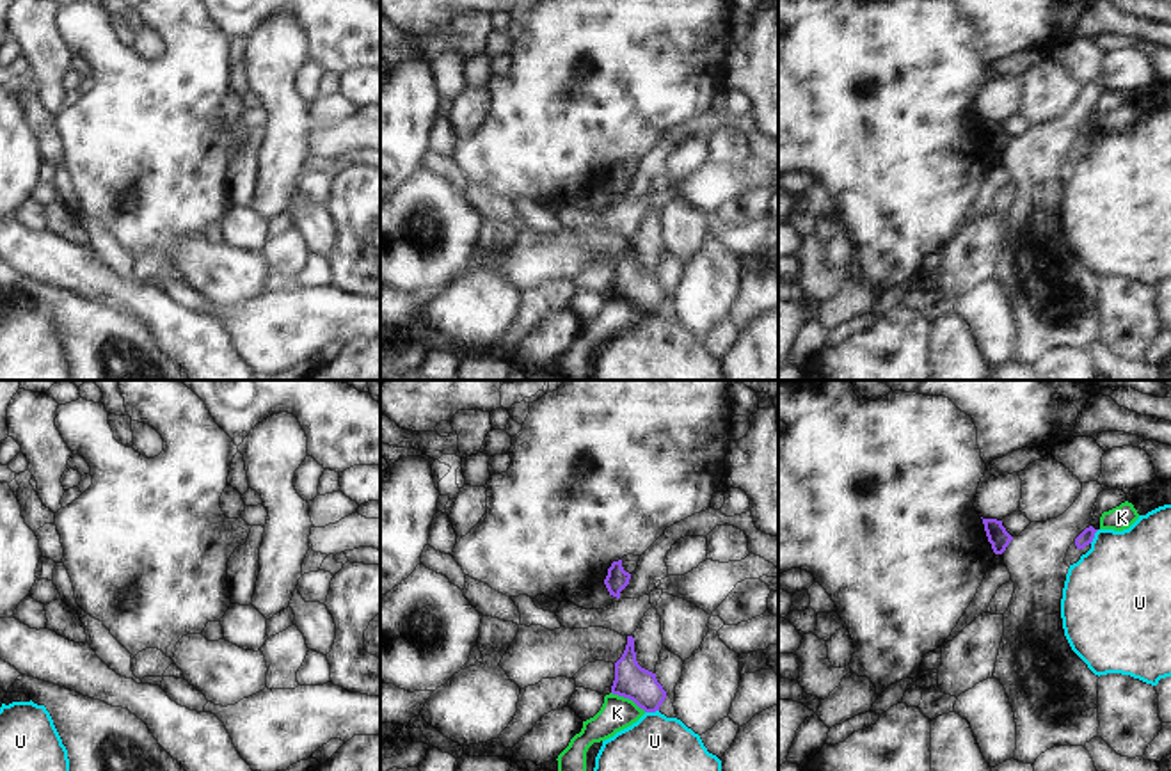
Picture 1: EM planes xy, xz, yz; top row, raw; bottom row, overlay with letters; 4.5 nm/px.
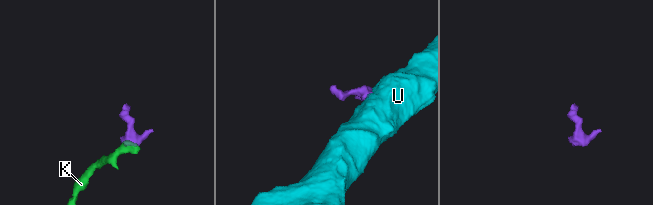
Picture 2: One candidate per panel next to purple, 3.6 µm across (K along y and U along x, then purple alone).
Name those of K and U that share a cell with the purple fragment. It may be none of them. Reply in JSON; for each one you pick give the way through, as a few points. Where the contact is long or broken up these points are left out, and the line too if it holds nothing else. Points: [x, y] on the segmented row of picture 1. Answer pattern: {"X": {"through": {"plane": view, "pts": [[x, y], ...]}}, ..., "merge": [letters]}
{"merge": []}

